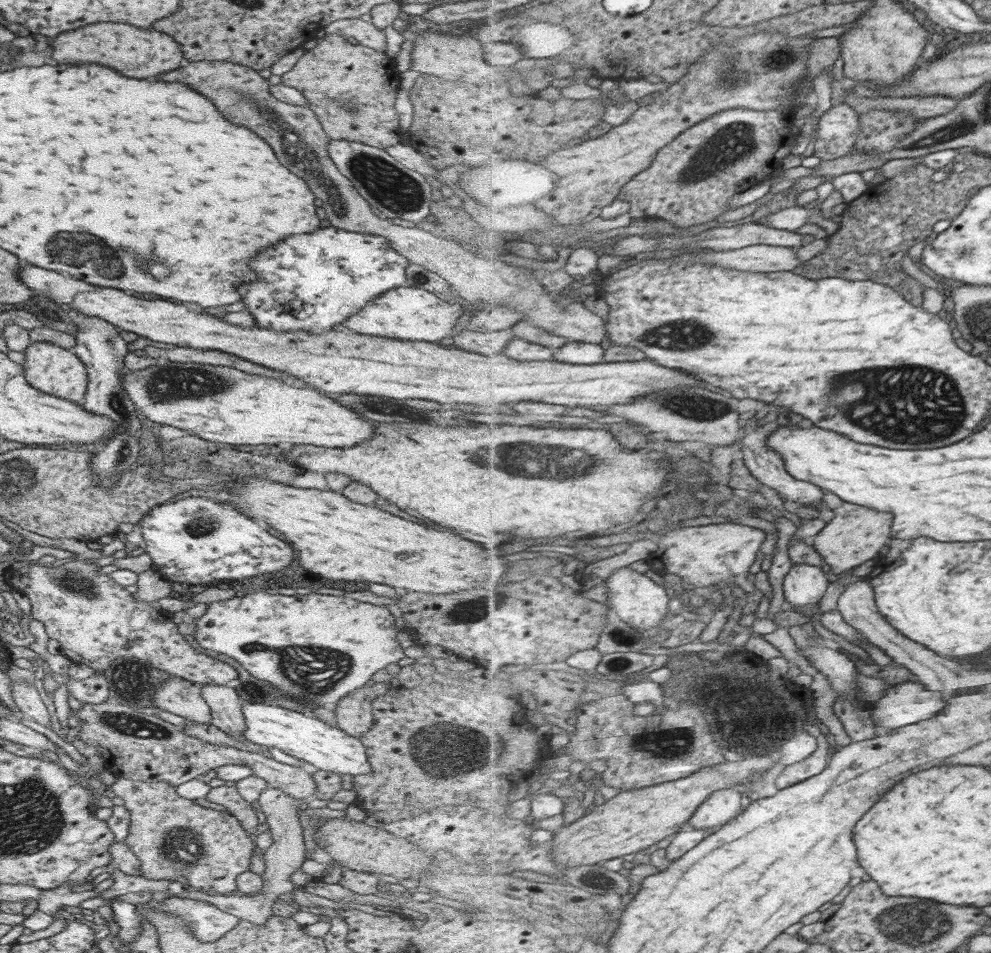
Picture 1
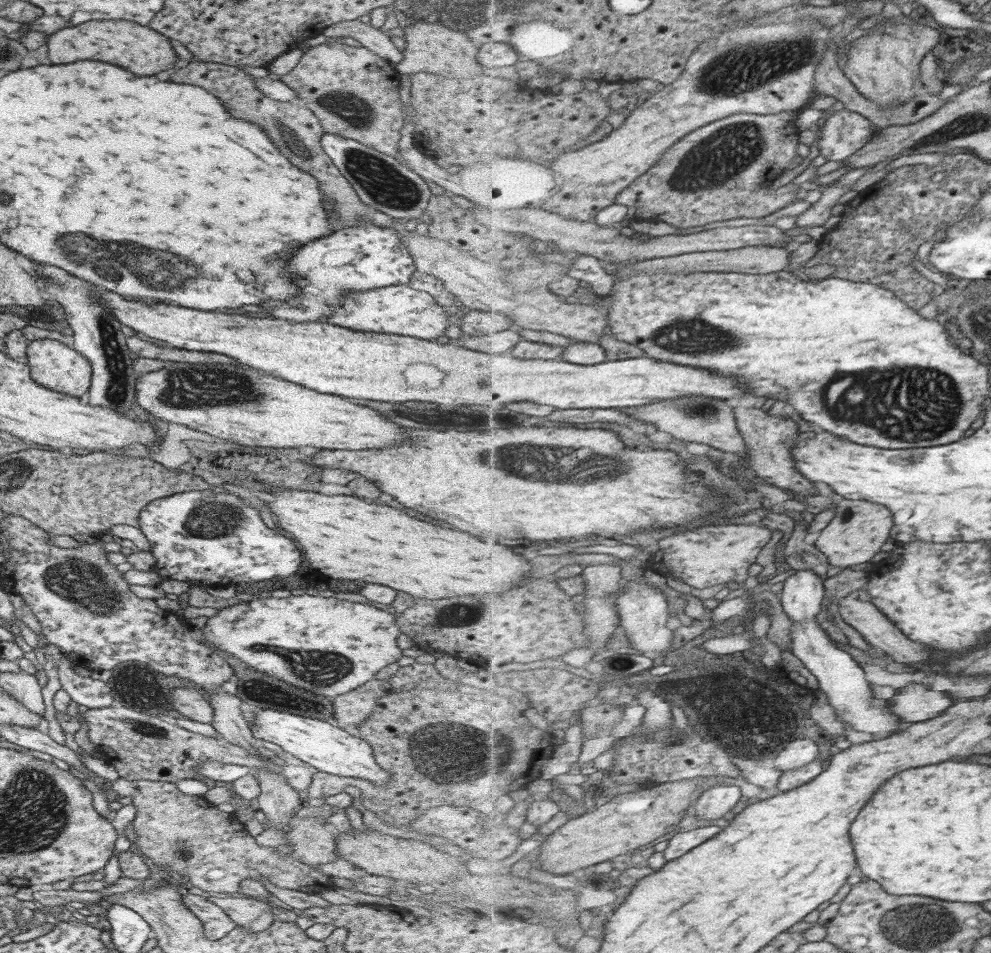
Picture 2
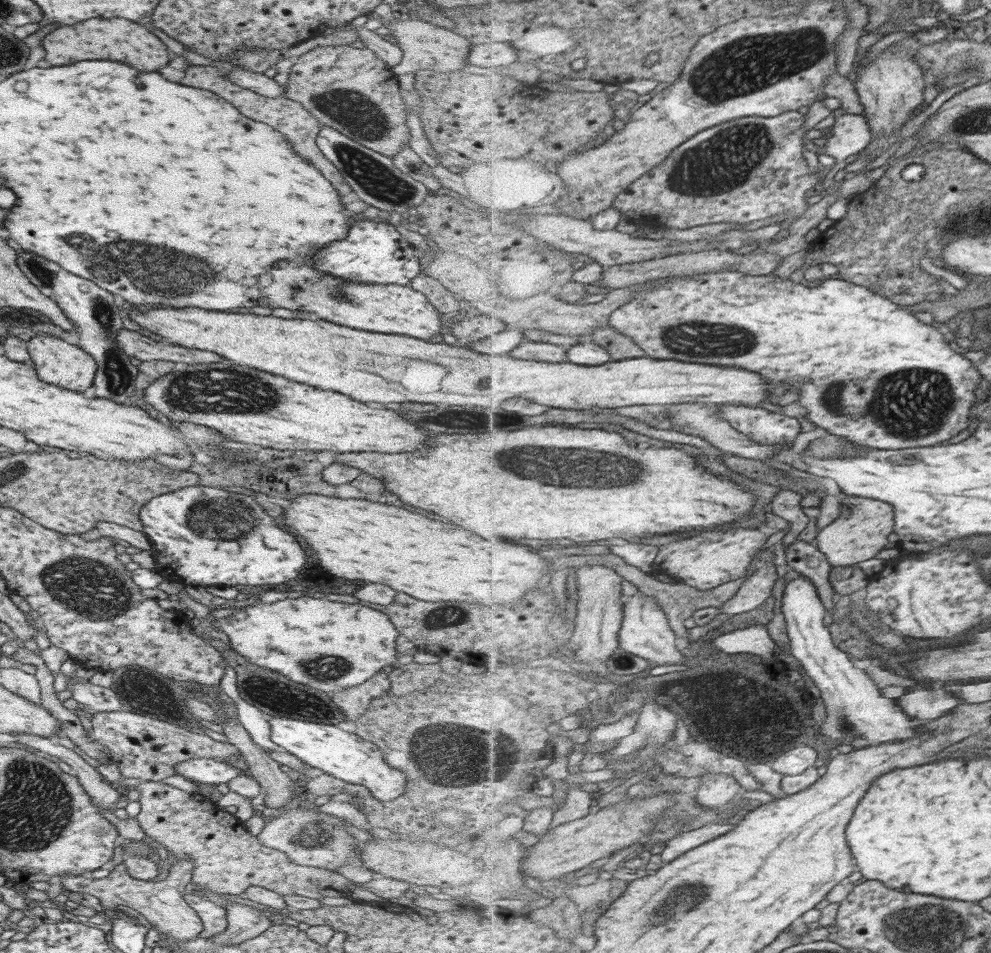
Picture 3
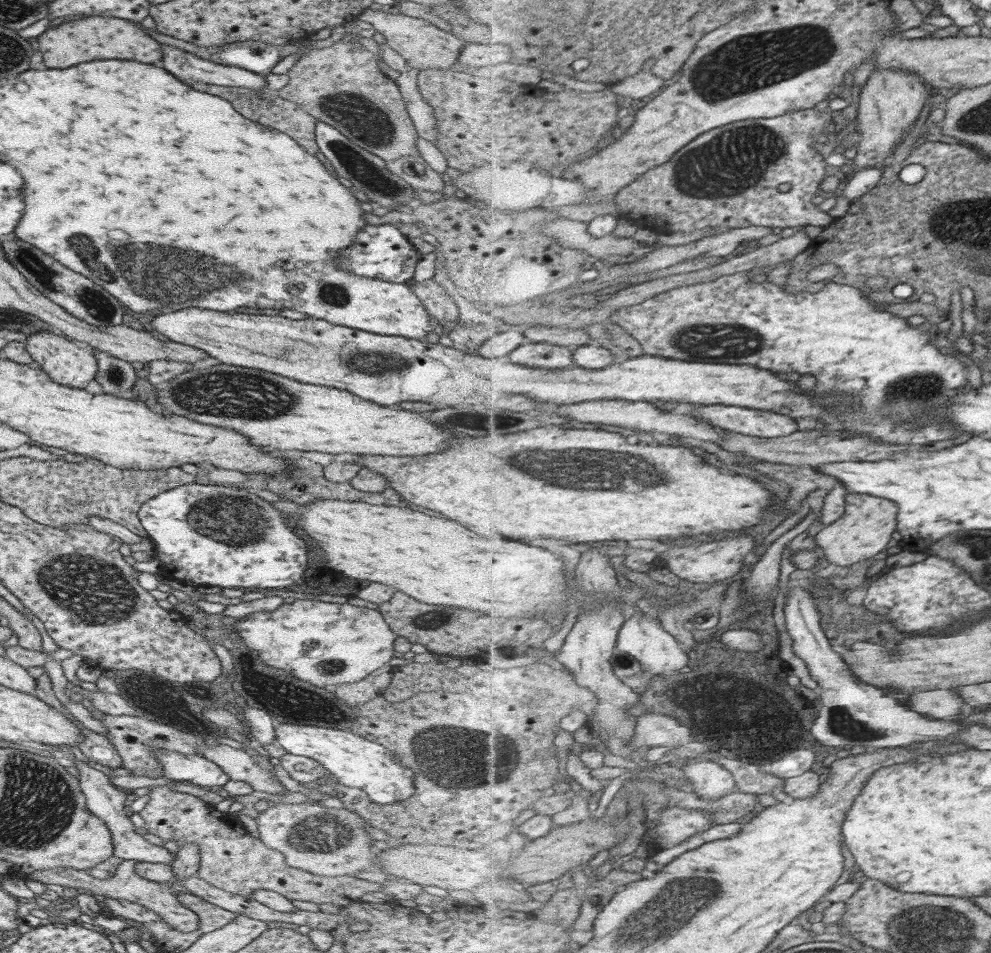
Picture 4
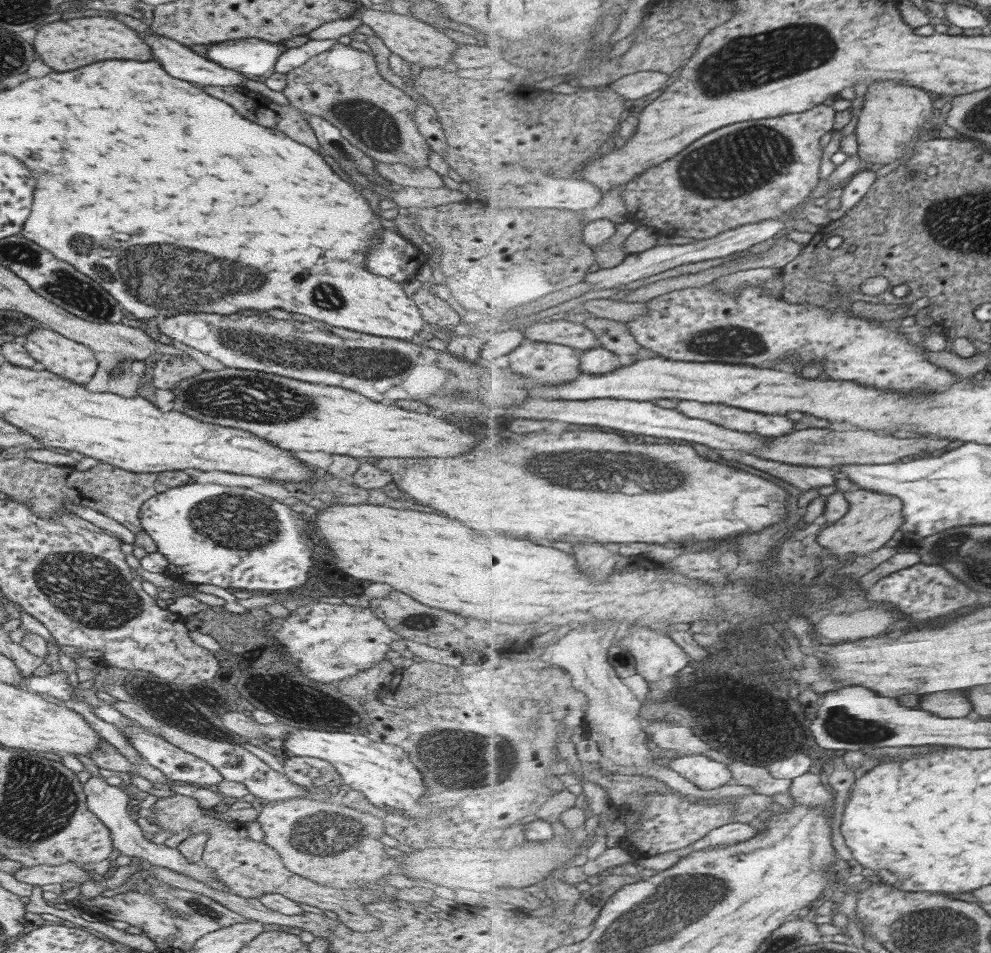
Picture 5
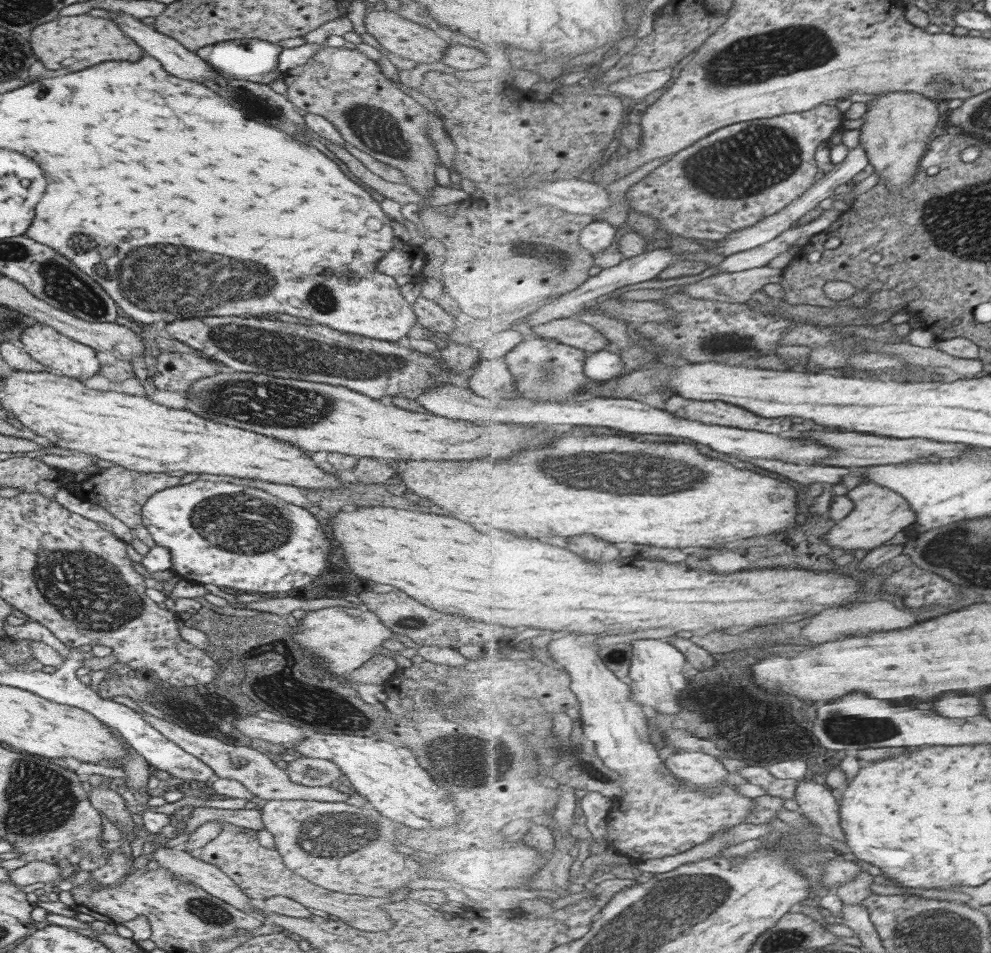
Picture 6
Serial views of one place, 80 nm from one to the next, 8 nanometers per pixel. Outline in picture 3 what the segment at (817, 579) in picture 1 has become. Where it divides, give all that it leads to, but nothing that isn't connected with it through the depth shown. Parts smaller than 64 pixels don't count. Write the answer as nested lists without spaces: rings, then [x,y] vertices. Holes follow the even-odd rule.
[[[805,575],[789,581],[785,585],[782,599],[782,613],[790,637],[790,652],[801,662],[807,675],[821,690],[822,699],[827,705],[826,720],[818,723],[826,737],[833,738],[841,745],[850,746],[855,736],[873,742],[885,743],[895,740],[913,738],[921,730],[919,720],[911,720],[895,700],[881,696],[881,689],[873,684],[867,672],[855,668],[855,663],[847,653],[839,648],[839,635],[829,624],[830,611],[824,606],[815,583]],[[905,734],[905,736],[897,736]]]

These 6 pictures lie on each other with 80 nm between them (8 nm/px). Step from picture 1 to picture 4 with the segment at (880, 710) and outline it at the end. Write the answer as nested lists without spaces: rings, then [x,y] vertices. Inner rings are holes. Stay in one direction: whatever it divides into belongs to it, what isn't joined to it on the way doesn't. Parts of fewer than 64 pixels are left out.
[[[933,690],[933,692],[919,692],[913,694],[909,700],[909,710],[927,714],[931,718],[947,718],[957,716],[965,708],[965,702],[961,696],[957,696],[953,690]]]

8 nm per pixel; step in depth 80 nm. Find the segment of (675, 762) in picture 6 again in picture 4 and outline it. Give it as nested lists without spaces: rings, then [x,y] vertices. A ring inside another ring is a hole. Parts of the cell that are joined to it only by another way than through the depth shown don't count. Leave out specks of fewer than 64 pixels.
[[[700,757],[685,768],[693,792],[702,800],[718,800],[735,791],[734,774],[724,766]]]

